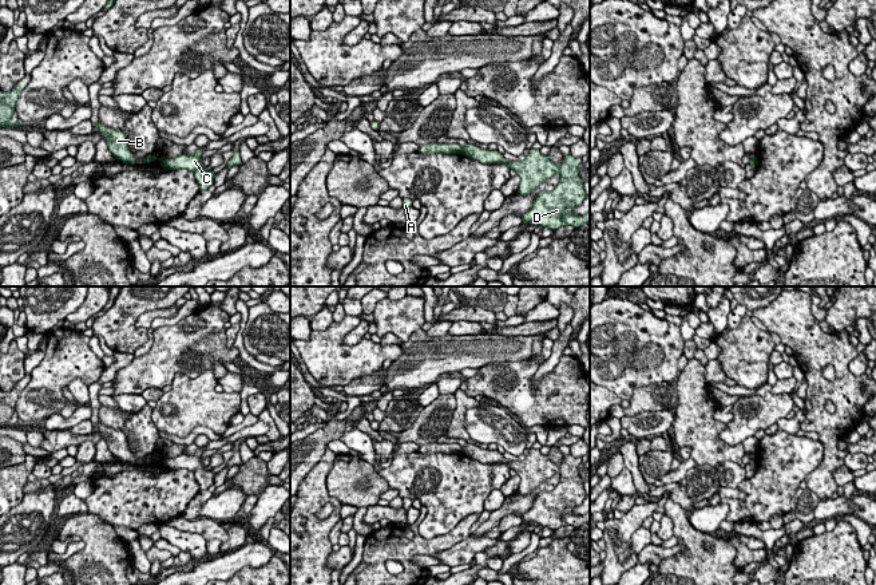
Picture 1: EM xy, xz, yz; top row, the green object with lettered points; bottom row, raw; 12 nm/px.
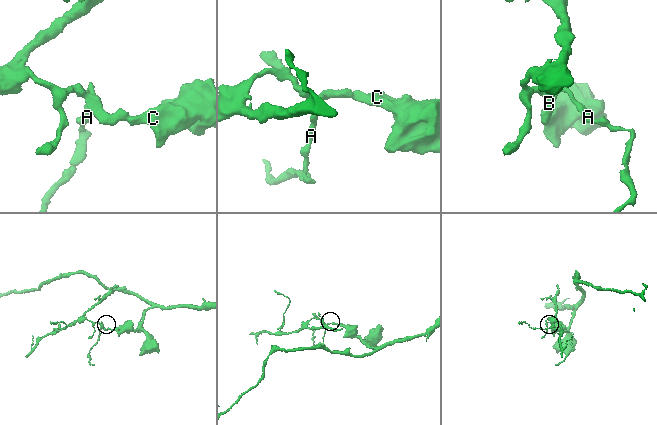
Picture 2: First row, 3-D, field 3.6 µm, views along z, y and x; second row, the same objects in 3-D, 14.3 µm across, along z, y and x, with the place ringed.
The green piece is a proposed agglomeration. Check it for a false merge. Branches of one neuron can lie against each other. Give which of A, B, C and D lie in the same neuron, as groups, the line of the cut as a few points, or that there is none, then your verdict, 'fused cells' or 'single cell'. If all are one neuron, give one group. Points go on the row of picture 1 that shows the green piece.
groups A B / C D; cut xz (463, 147), (460, 153); fused cells

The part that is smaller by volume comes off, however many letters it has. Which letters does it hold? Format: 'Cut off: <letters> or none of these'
Cut off: A, B

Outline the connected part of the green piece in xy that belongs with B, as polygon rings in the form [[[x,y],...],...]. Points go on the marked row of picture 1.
[[[100,120],[96,123],[95,129],[106,135],[104,139],[107,141],[108,150],[112,155],[126,163],[146,163],[154,162],[158,158],[158,155],[147,155],[142,162],[138,162],[135,155],[128,150],[127,138],[123,131],[106,127]]]

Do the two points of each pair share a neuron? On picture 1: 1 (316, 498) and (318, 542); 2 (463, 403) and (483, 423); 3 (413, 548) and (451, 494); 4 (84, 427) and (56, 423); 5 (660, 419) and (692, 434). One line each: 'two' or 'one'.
1: one
2: two
3: two
4: two
5: two

